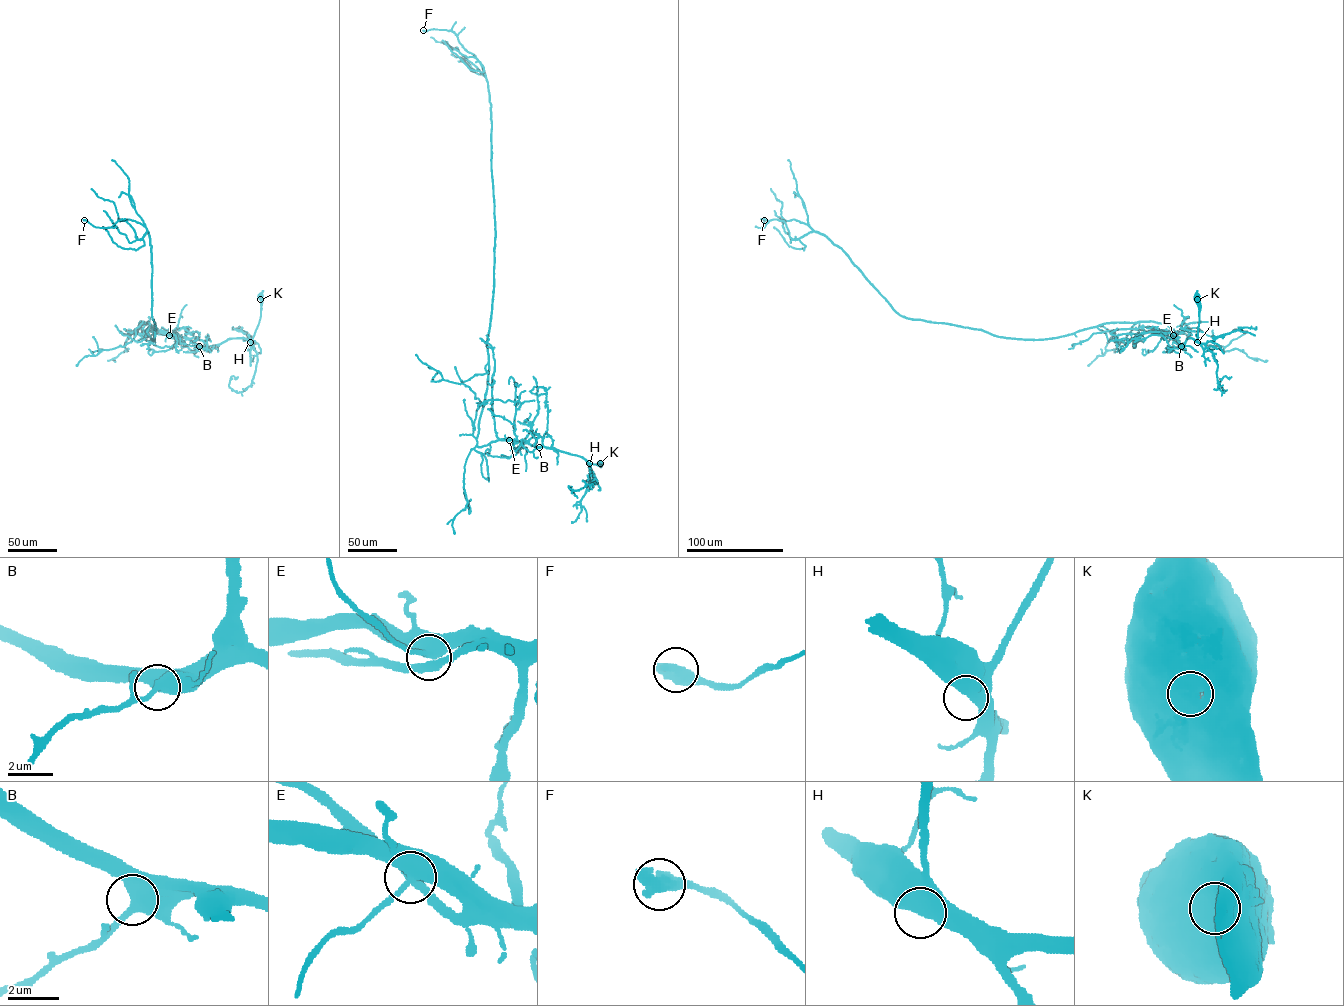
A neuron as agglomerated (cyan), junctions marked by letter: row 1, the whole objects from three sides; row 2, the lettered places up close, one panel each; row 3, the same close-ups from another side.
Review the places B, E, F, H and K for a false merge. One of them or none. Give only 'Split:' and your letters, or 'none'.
Split: none

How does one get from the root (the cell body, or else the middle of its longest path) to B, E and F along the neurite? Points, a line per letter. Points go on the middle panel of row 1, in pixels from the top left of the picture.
B: (600, 463), (591, 464), (576, 455), (539, 447)
E: (600, 463), (591, 464), (581, 457), (555, 449), (509, 440)
F: (600, 463), (515, 440), (477, 445), (493, 284), (491, 104), (484, 70), (457, 35), (423, 30)

